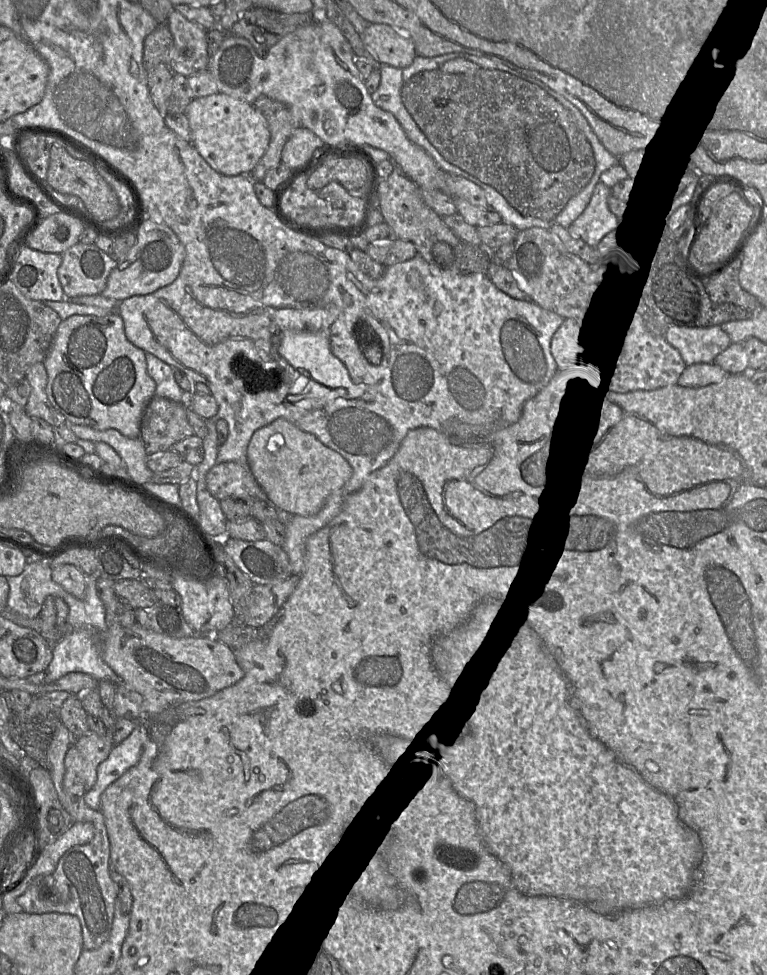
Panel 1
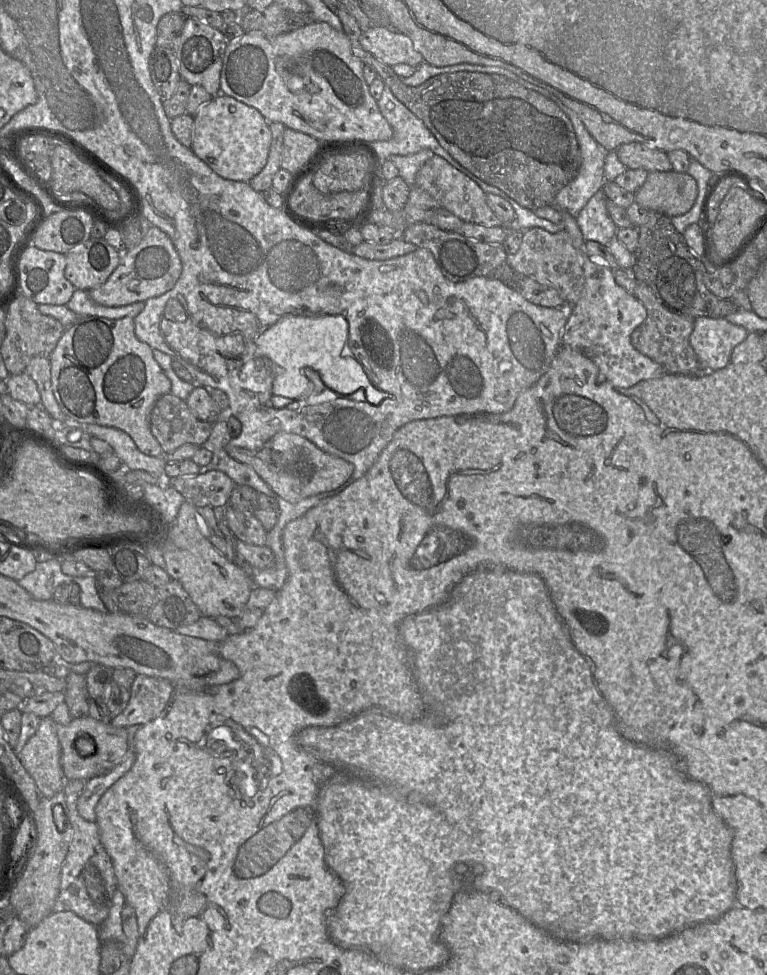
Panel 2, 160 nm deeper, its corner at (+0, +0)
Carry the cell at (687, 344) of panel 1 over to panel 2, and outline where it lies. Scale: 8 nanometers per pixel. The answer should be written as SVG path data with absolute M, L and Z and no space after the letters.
M723 318L694 319L690 344L702 369L716 371L730 363L733 349L748 336L748 331Z

